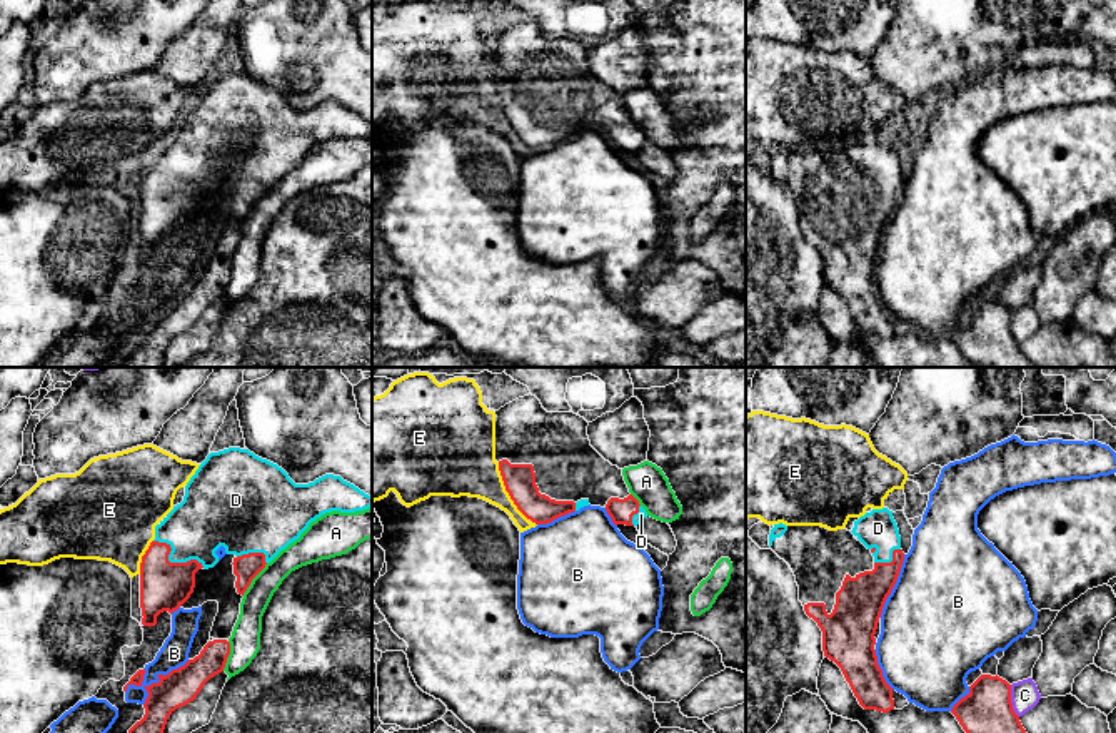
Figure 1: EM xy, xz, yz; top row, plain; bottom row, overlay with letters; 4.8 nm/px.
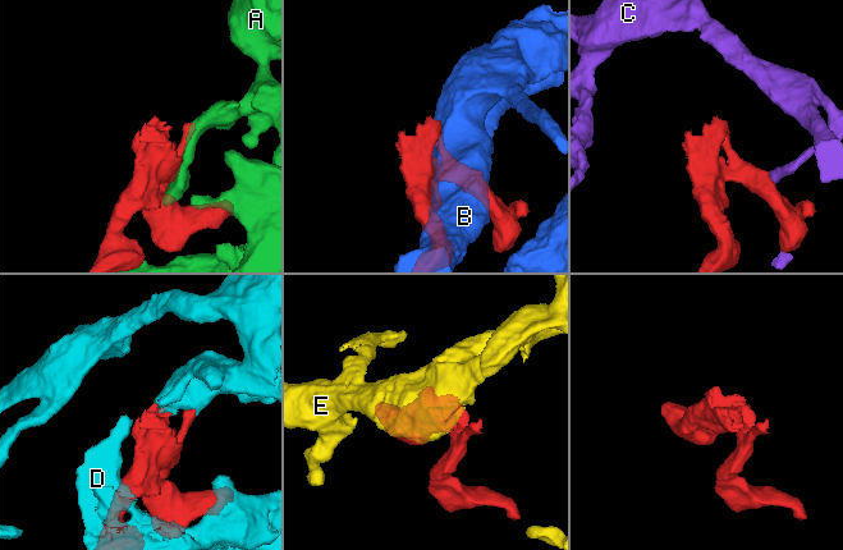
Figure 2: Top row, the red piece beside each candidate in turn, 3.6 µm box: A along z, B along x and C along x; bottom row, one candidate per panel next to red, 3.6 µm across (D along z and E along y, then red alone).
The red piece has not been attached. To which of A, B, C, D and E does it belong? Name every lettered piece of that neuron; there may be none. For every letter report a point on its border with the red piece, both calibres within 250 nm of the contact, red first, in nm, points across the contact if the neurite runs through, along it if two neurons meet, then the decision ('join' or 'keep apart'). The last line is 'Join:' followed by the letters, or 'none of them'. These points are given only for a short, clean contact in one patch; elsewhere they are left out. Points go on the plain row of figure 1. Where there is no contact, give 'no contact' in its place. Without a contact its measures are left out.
A: xy (252, 204) | 120/130 nm | keep apart
B: xy (159, 308) | 170/140 nm | keep apart
C: yz (1010, 328) | 240/140 nm | along yz (1010, 311), (1011, 334), (1018, 343) | keep apart
D: xy (172, 189) | 240/280 nm | join
E: xz (509, 121) | 160/280 nm | along xz (497, 89), (509, 124), (536, 151) | keep apart
Join: D

